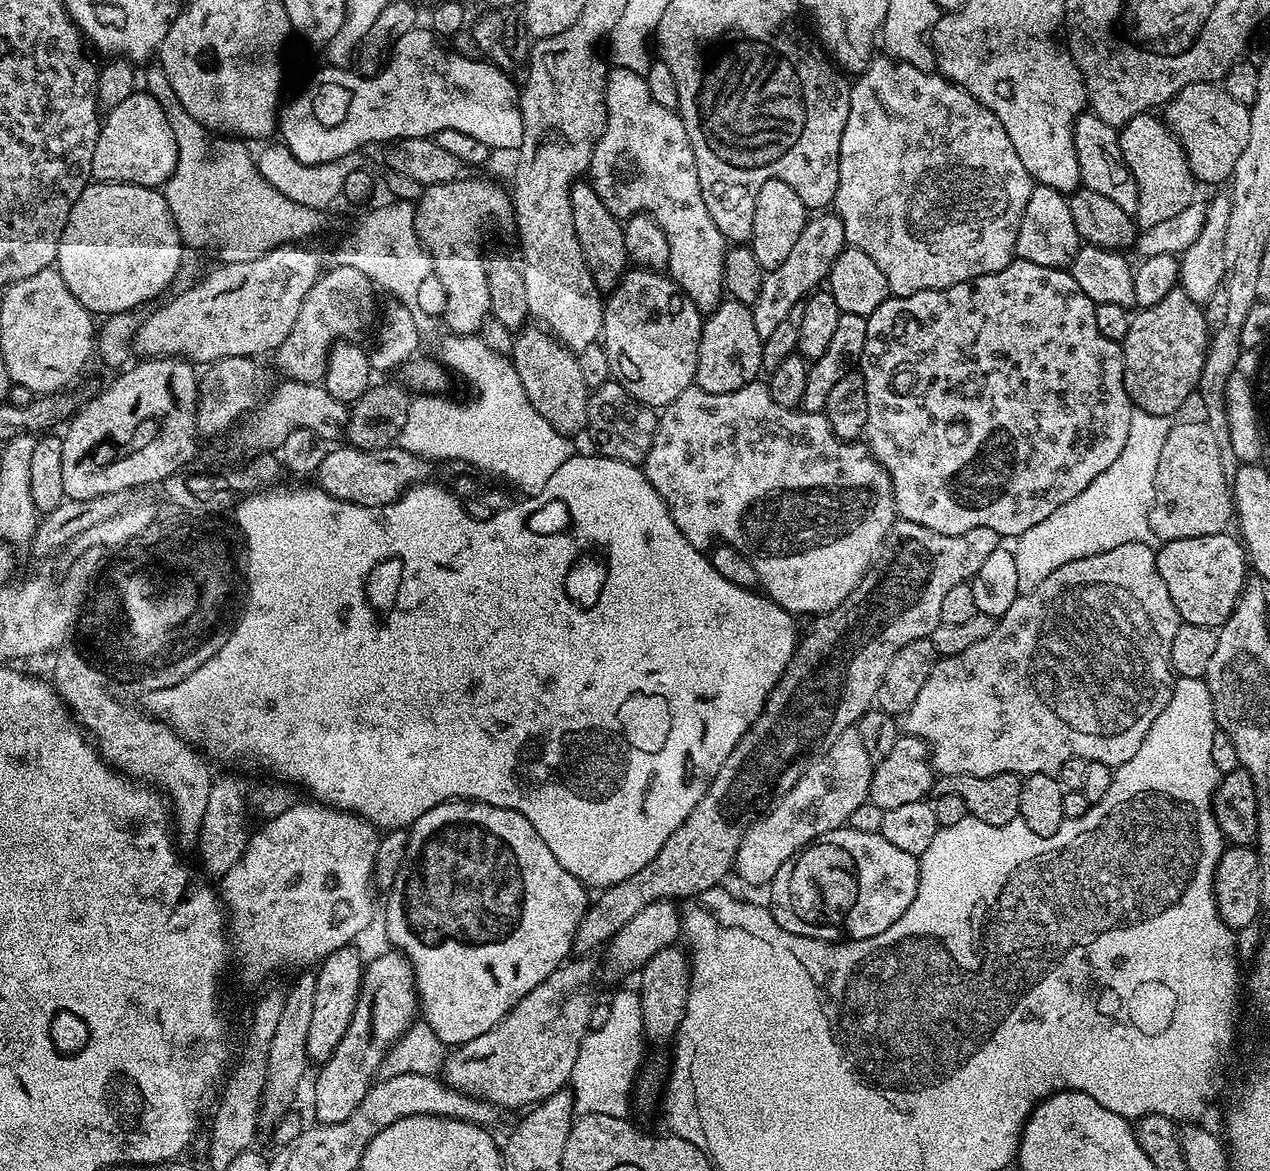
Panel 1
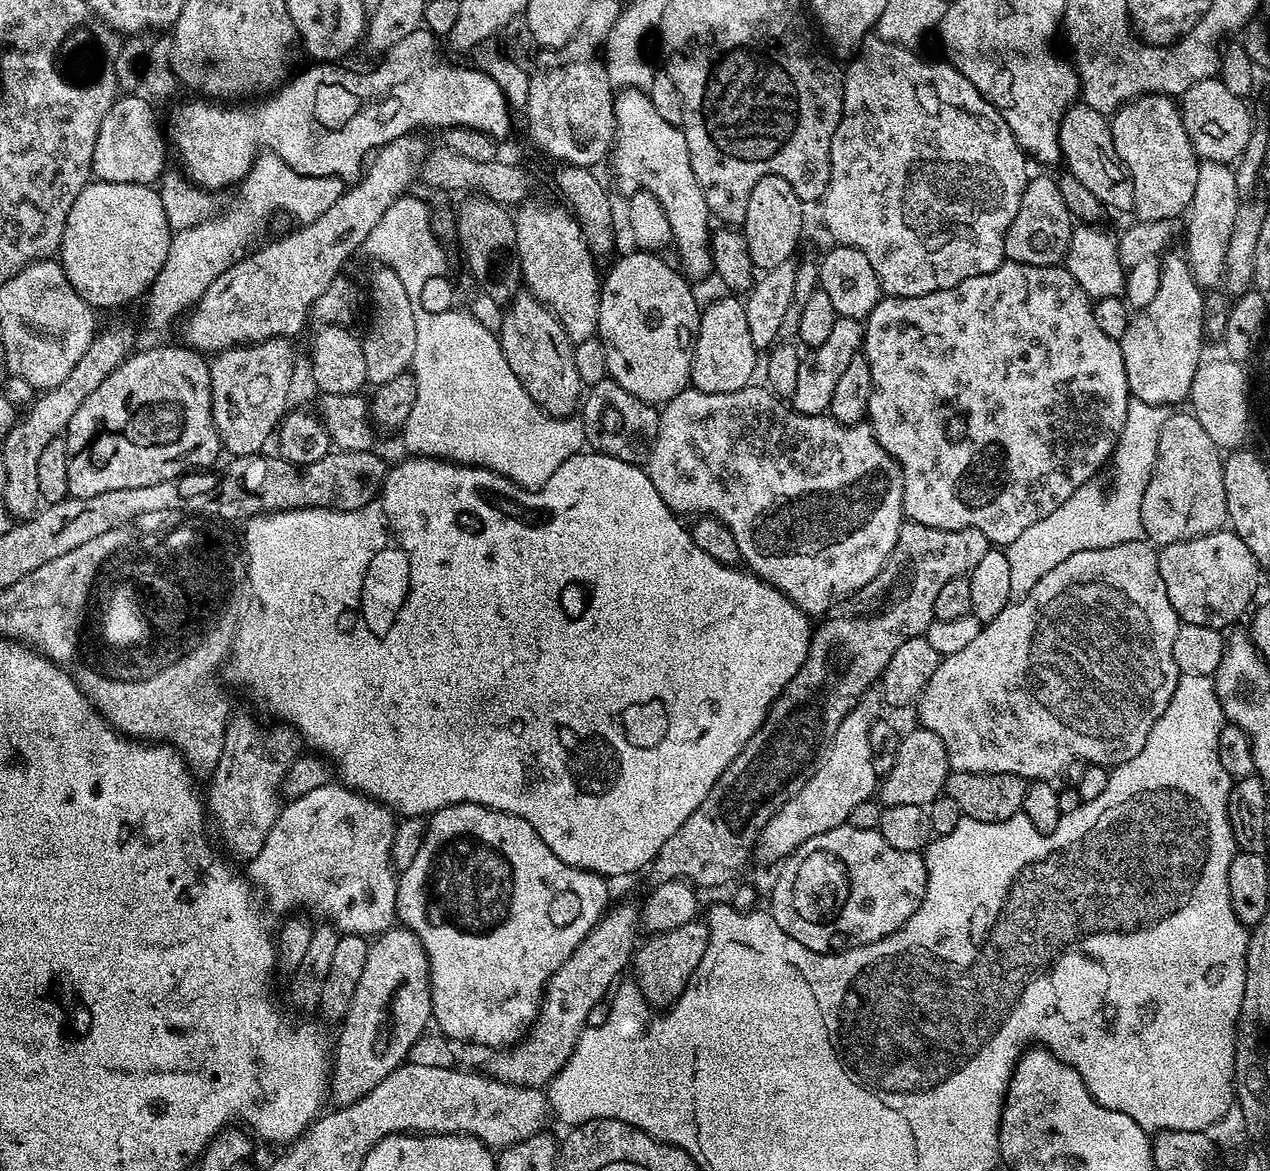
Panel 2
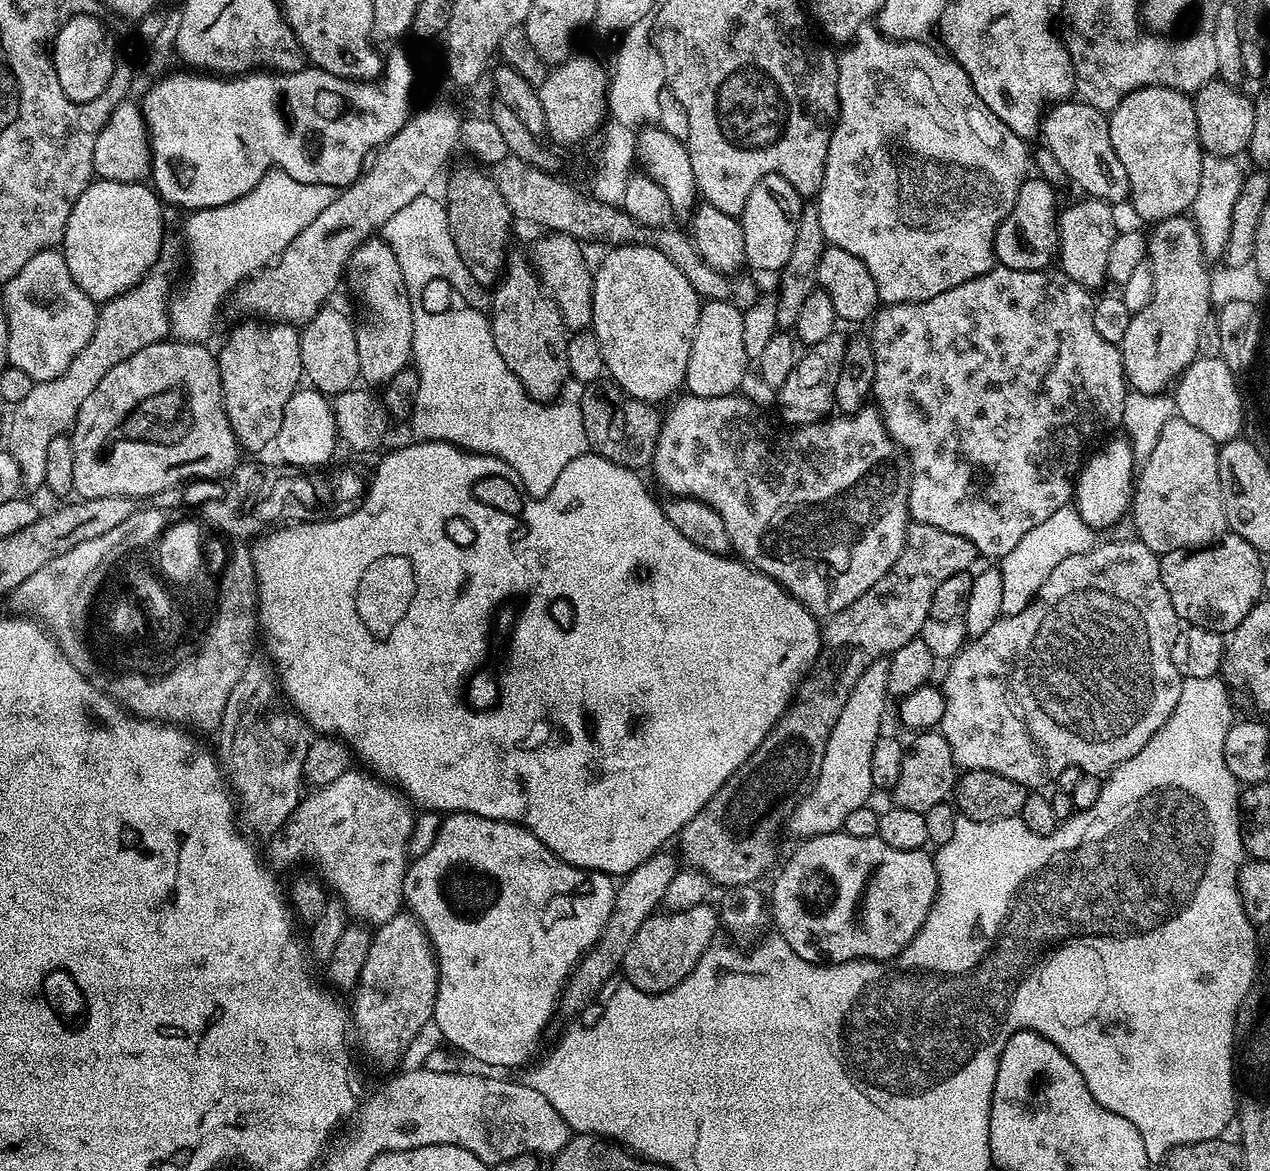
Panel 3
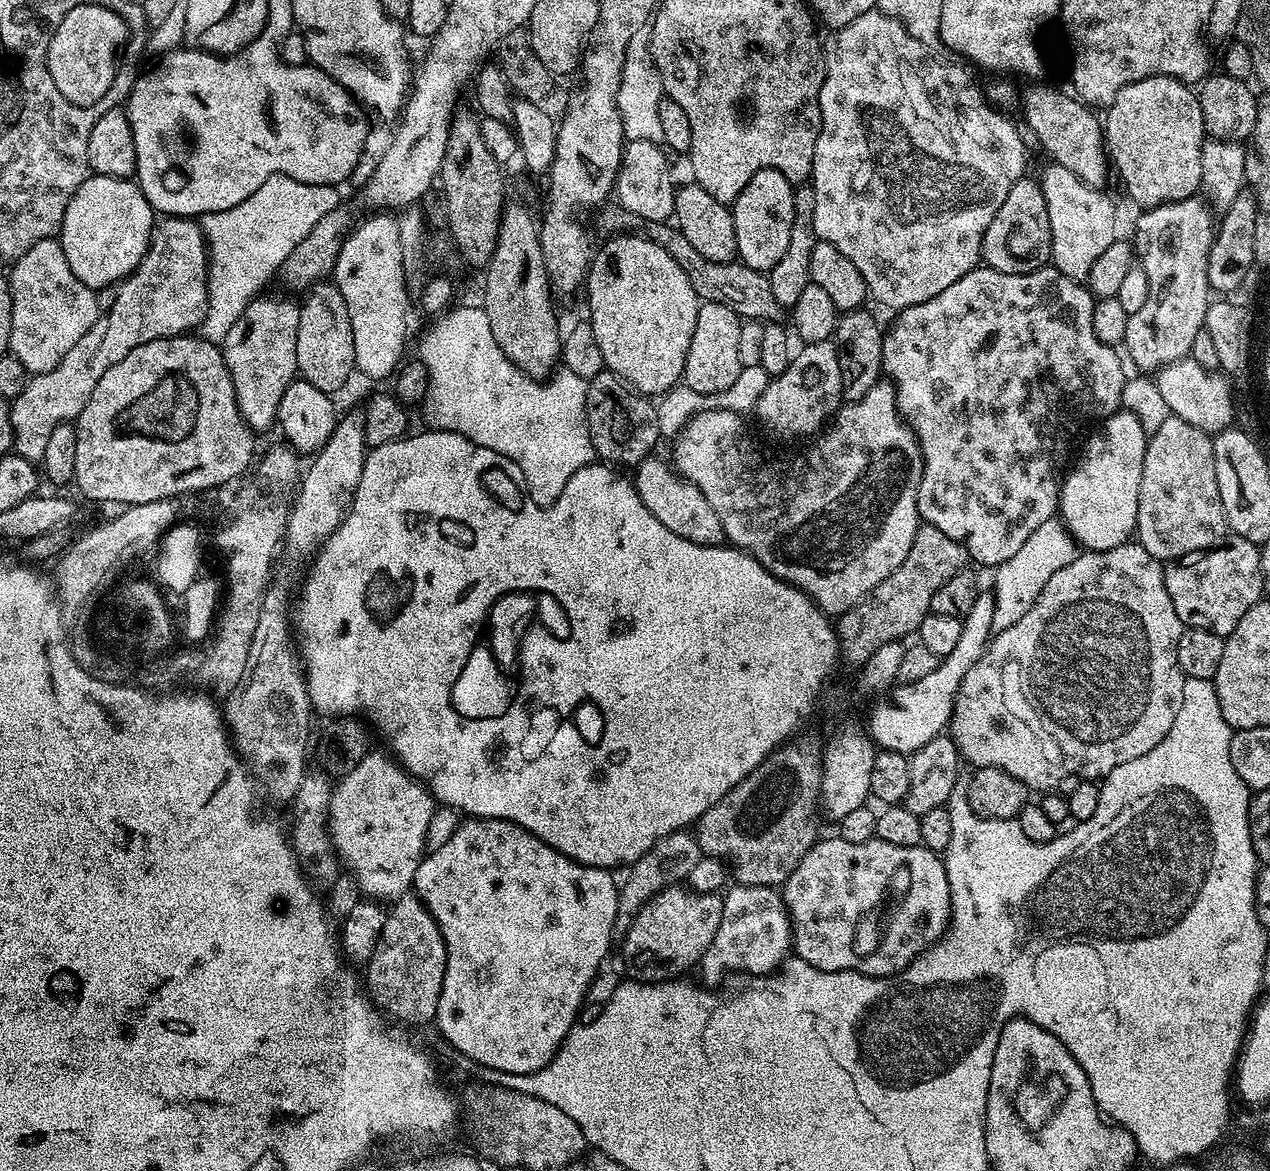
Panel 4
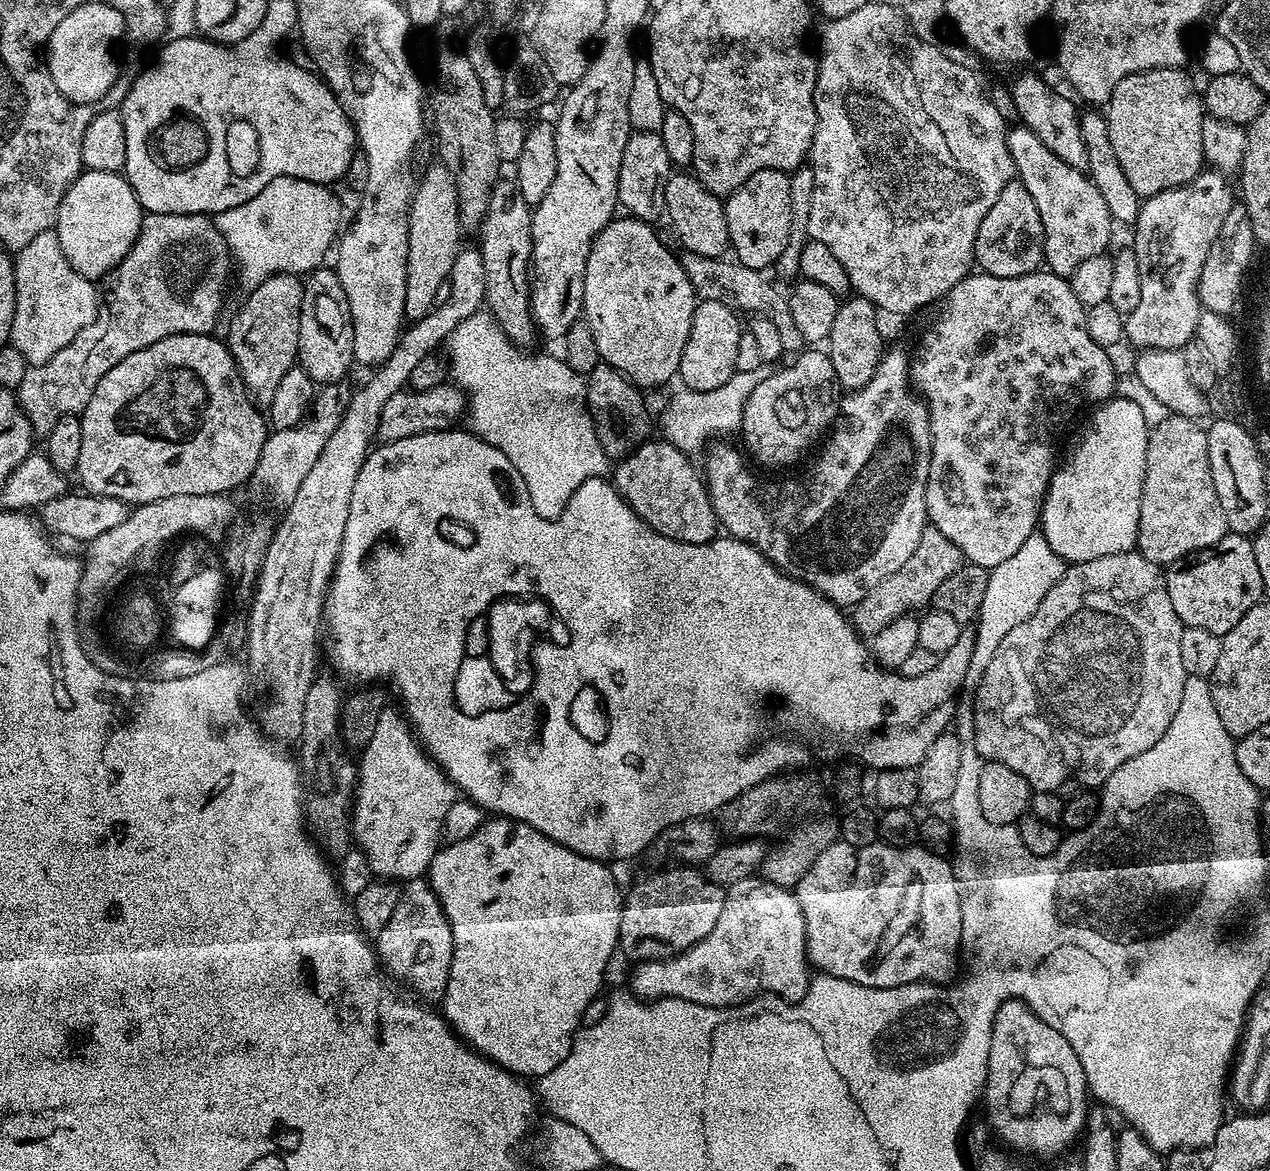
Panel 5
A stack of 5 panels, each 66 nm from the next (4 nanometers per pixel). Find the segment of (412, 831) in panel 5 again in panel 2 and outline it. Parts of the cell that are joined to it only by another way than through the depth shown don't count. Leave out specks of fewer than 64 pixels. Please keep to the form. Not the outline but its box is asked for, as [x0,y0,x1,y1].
[247,782,398,938]

